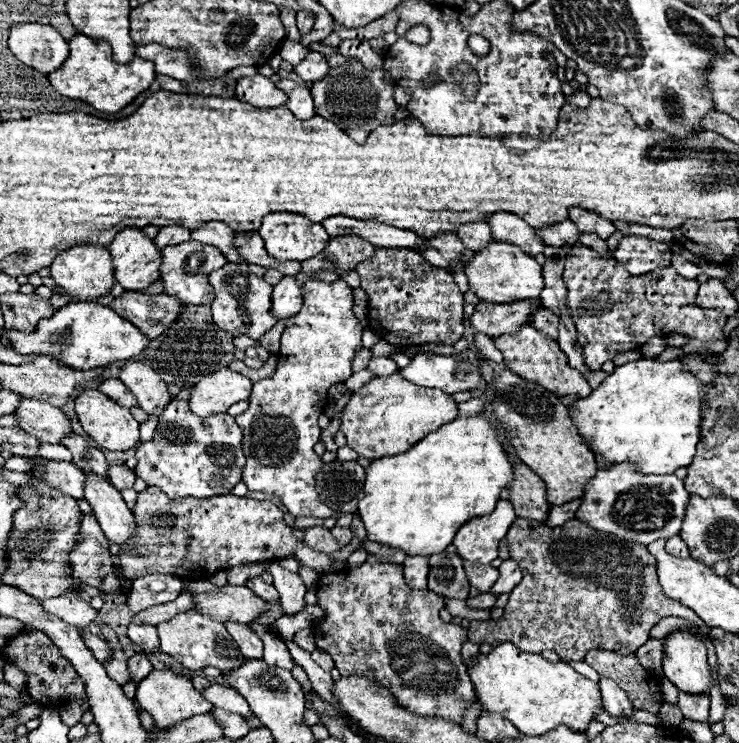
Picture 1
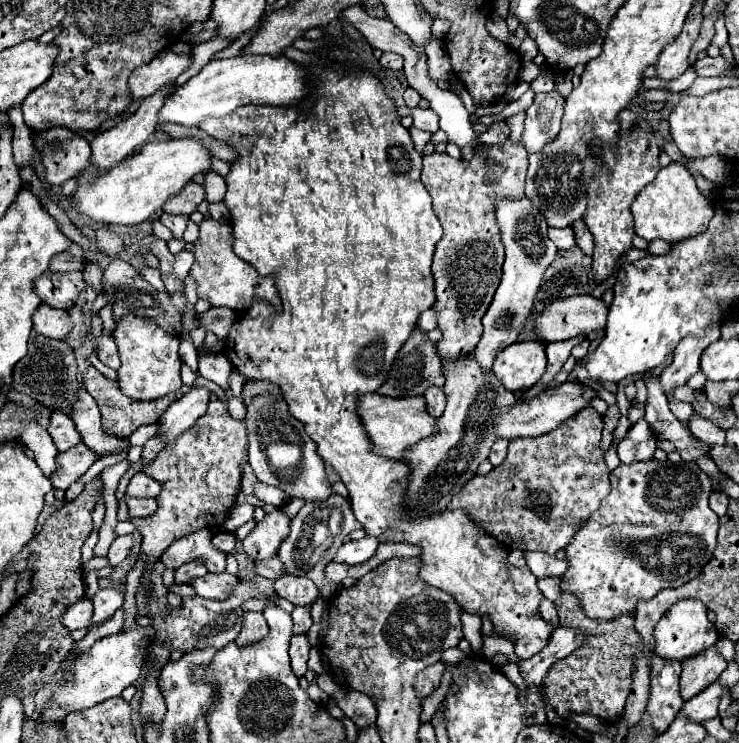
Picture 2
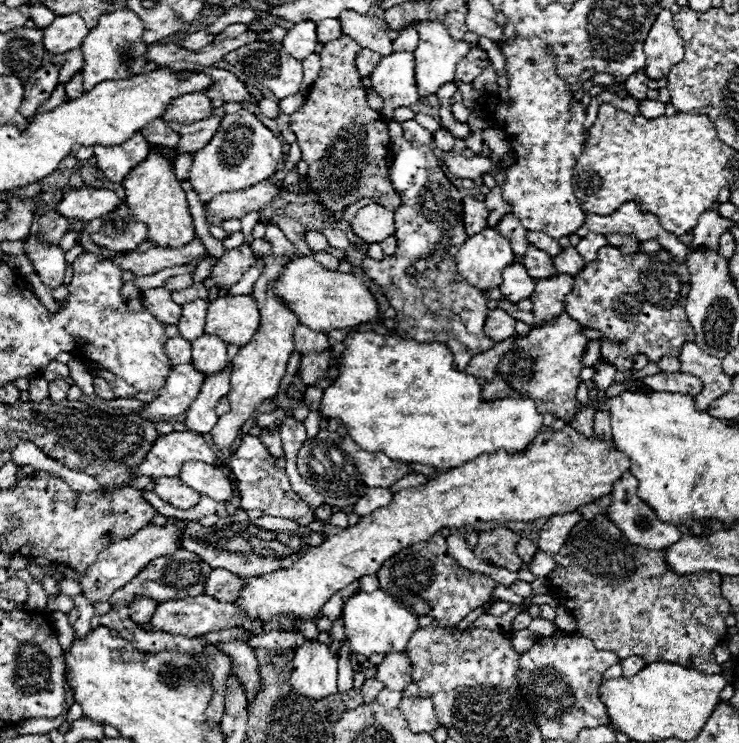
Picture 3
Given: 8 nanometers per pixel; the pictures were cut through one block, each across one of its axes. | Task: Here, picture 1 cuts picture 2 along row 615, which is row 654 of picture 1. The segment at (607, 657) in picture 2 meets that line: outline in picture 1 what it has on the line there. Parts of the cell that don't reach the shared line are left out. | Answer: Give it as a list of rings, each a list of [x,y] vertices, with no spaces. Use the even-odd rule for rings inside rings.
[[[516,518],[508,530],[506,540],[510,546],[510,556],[520,564],[524,578],[516,586],[516,590],[510,592],[510,600],[500,620],[470,622],[468,640],[476,644],[488,642],[496,646],[500,642],[512,642],[526,652],[554,650],[562,660],[572,662],[584,660],[590,650],[634,654],[648,640],[650,628],[658,620],[668,616],[692,620],[698,626],[700,634],[708,632],[708,626],[690,608],[684,608],[680,602],[668,600],[668,596],[664,596],[656,576],[656,560],[644,544],[632,544],[630,540],[620,540],[616,536],[608,536],[606,532],[596,532],[576,518],[568,520],[562,526],[544,526],[536,520]]]

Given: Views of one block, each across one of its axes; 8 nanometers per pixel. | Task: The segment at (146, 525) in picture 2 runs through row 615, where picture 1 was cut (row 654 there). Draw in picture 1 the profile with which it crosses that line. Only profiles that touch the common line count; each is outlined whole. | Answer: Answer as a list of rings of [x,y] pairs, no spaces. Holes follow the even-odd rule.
[[[136,654],[136,656],[132,656],[132,658],[128,660],[128,668],[130,668],[130,674],[134,676],[134,680],[142,680],[144,676],[148,676],[148,674],[154,670],[154,666],[152,666],[152,662],[148,660],[146,654]]]

